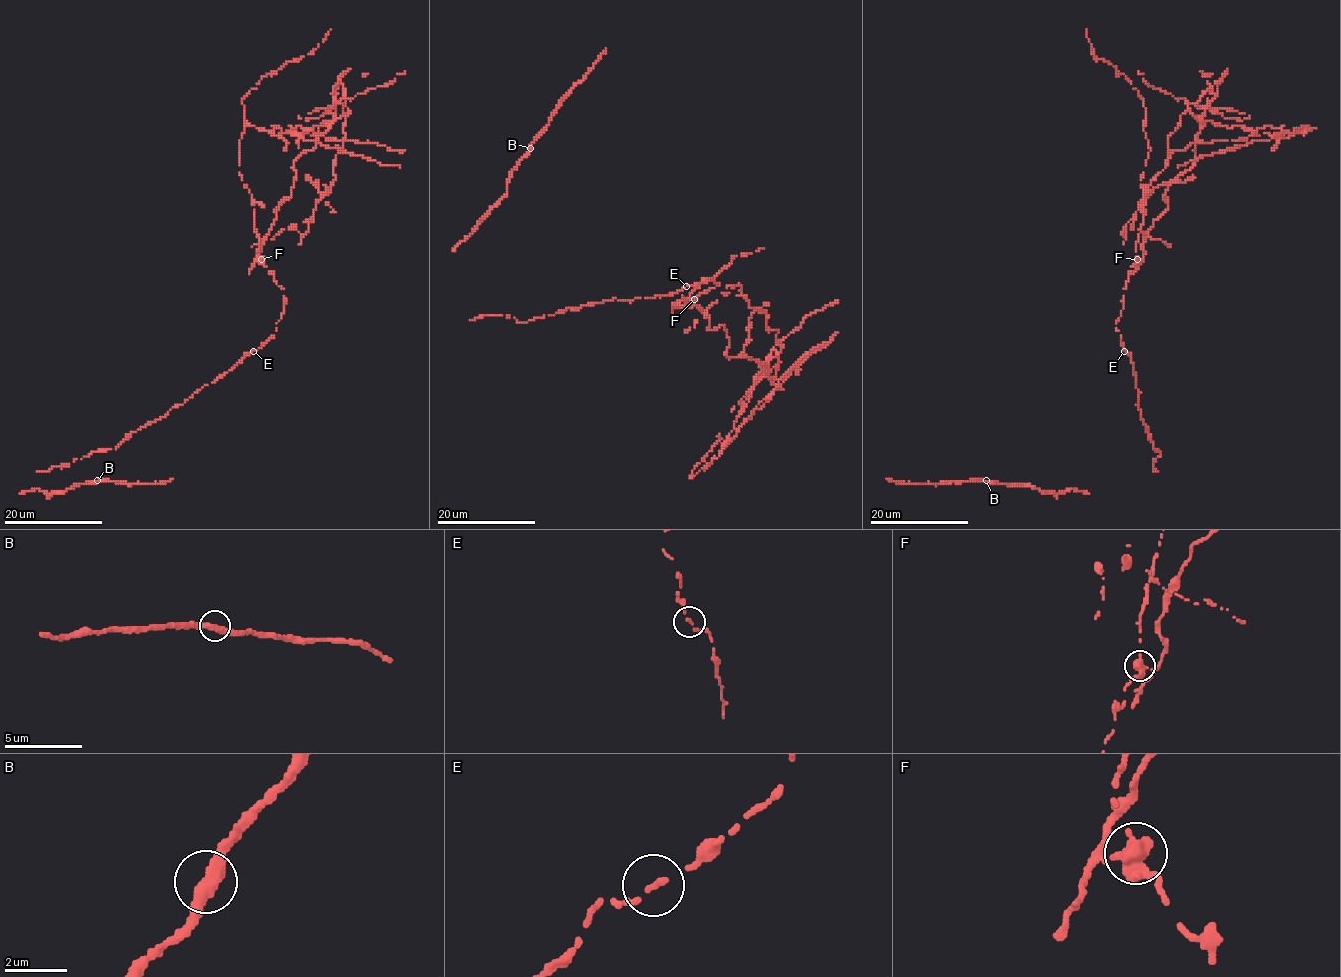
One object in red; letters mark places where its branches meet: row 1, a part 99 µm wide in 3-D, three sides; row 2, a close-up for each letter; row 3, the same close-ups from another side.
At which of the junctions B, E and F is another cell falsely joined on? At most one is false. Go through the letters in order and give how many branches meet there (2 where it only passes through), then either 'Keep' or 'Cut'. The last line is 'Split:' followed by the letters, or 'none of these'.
B: Branches: 2. Keep
E: Branches: 2. Keep
F: Branches: 2. Cut
Split: F

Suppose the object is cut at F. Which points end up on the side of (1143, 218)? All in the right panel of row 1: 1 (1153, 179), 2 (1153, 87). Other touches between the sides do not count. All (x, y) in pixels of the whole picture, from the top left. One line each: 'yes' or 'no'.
1: no
2: no

